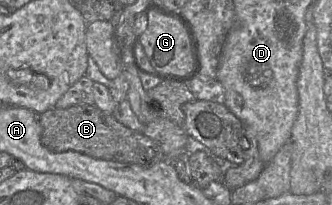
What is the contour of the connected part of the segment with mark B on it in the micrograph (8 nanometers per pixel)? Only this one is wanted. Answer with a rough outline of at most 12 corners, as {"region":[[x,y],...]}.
{"region":[[94,104],[38,116],[52,152],[139,166],[157,142]]}

